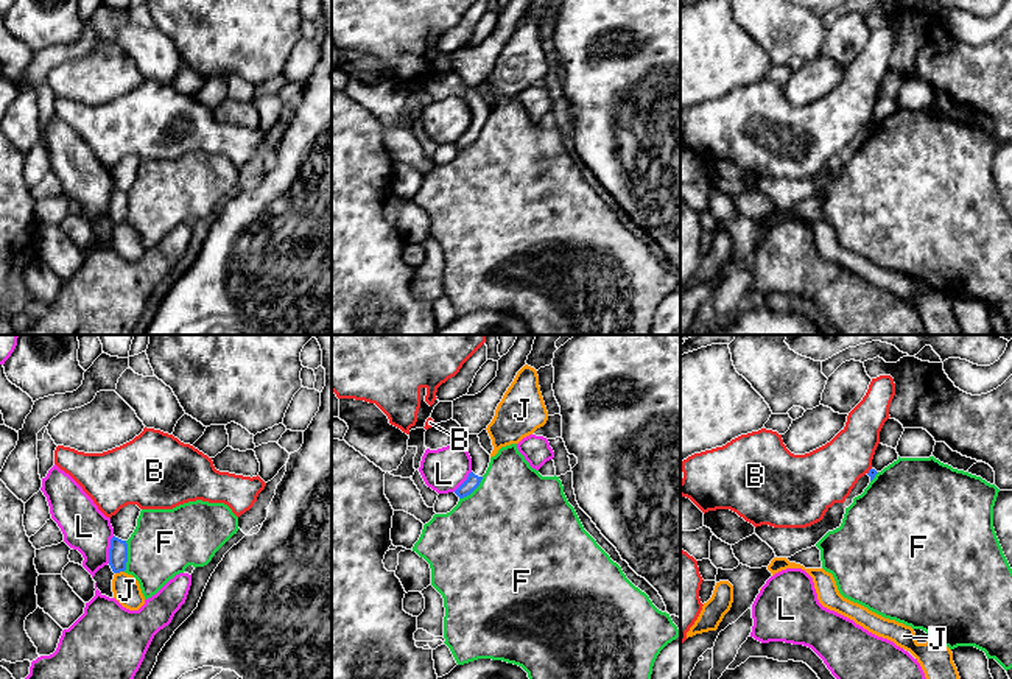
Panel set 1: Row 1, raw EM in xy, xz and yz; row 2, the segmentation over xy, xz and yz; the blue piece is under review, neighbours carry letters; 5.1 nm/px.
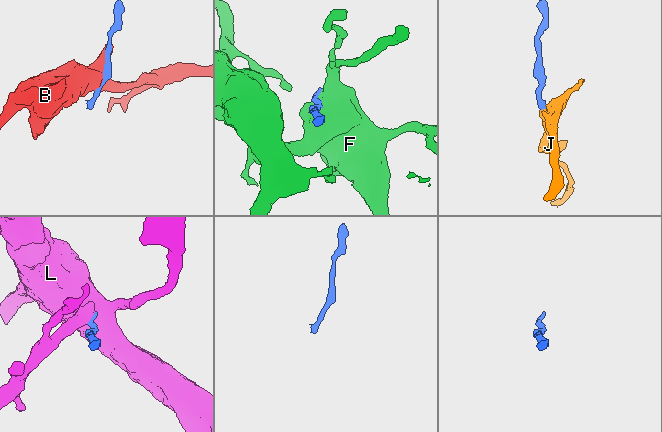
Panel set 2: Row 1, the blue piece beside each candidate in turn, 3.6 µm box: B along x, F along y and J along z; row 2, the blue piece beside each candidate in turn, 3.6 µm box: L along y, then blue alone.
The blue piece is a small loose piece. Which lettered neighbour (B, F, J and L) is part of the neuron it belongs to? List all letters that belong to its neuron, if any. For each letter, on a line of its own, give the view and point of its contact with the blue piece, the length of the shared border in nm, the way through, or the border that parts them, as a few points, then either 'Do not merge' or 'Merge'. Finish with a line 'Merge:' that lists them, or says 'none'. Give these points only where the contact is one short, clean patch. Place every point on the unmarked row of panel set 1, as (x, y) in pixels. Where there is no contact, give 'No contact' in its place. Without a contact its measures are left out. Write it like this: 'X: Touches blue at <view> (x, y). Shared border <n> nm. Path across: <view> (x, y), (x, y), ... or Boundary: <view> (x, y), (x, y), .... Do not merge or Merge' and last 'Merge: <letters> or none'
B: Touches blue at yz (869, 122). Shared border 40 nm. Do not merge
F: Touches blue at xy (126, 207). Shared border 160 nm. Do not merge
J: Touches blue at xy (119, 223). Shared border 50 nm. Boundary: xy (123, 221), (115, 225). Do not merge
L: Touches blue at xy (109, 201). Shared border 150 nm. Boundary: xy (114, 187), (109, 197), (108, 214). Do not merge
Merge: none

